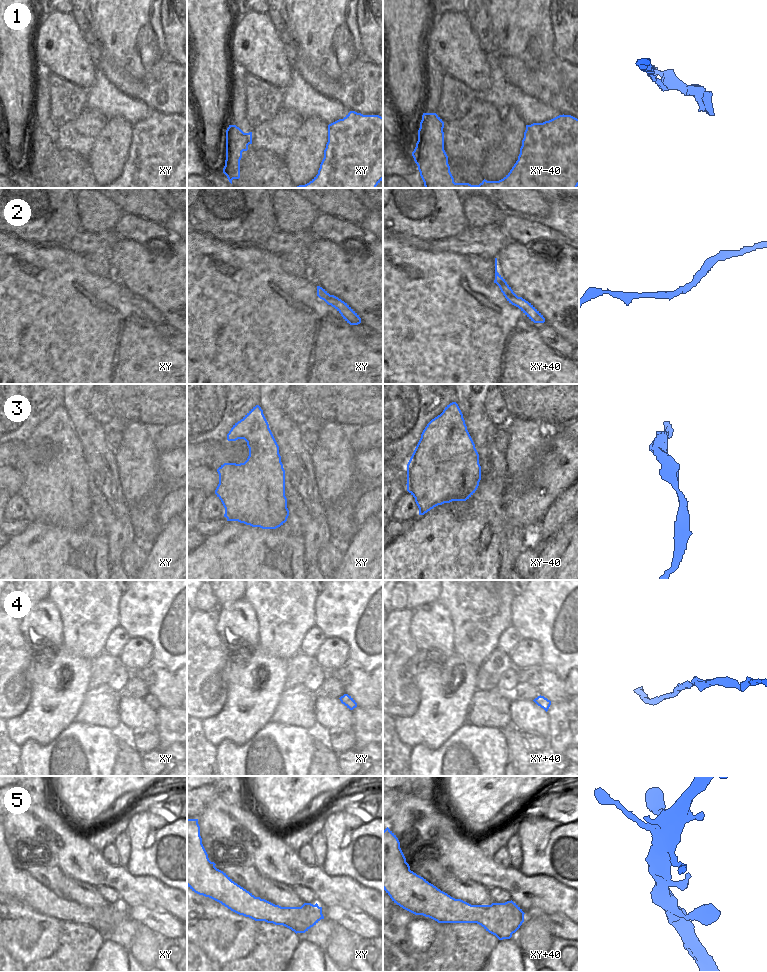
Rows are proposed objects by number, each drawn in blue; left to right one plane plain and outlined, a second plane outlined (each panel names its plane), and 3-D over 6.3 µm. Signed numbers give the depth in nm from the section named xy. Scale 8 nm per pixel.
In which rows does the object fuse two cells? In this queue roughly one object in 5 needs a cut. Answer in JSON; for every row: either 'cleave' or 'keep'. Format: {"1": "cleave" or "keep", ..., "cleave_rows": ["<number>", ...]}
{"1": "keep", "2": "keep", "3": "keep", "4": "keep", "5": "keep", "cleave_rows": []}

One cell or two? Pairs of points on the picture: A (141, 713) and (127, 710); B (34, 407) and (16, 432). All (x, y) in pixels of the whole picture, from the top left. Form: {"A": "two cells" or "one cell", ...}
{"A": "one cell", "B": "one cell"}

